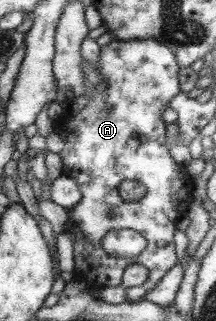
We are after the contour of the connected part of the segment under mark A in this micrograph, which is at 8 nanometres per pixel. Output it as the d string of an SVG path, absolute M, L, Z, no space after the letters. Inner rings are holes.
M150 38L132 39L129 43L113 40L109 45L101 47L95 66L91 62L84 62L83 59L81 70L84 74L83 95L88 98L88 102L77 114L62 112L60 117L53 120L53 131L65 141L64 149L59 153L62 169L65 171L64 174L78 182L82 194L78 204L67 208L68 222L63 234L70 236L74 246L75 273L80 280L89 285L90 289L120 286L128 266L133 264L144 266L150 273L148 280L142 286L126 288L128 303L143 301L144 296L156 288L158 282L176 264L179 264L179 259L174 252L174 232L176 232L178 220L183 218L182 214L189 207L190 192L194 186L192 178L184 172L184 168L172 160L172 154L166 145L166 124L162 120L162 112L169 107L170 100L180 94L180 80L178 80L180 65L178 65L176 54L168 45ZM102 80L106 84L106 89L90 96L94 86ZM124 180L135 180L146 186L147 192L140 202L126 202L118 196L118 186ZM121 228L136 230L148 241L148 246L139 256L132 259L114 257L102 248L104 235Z

